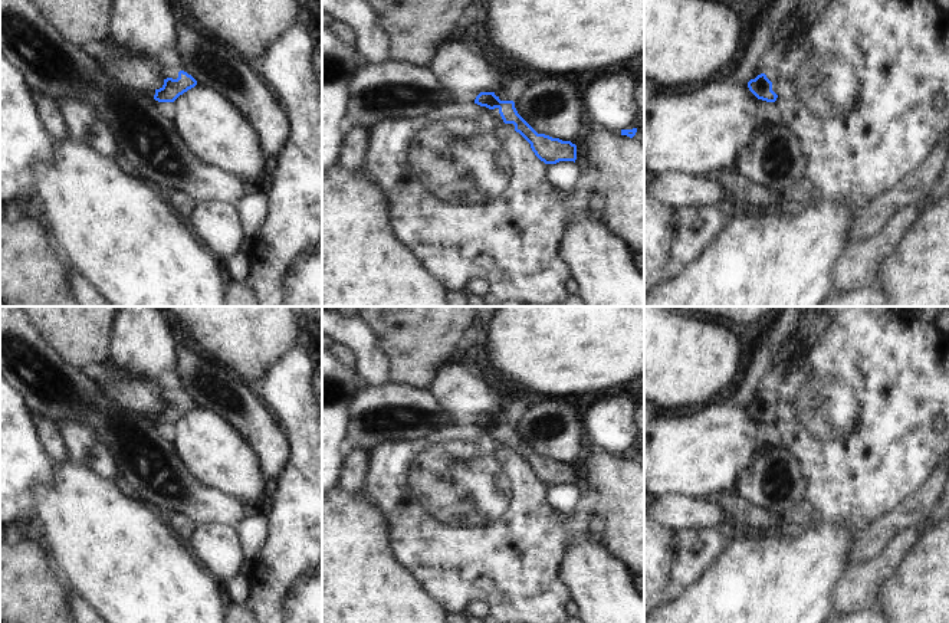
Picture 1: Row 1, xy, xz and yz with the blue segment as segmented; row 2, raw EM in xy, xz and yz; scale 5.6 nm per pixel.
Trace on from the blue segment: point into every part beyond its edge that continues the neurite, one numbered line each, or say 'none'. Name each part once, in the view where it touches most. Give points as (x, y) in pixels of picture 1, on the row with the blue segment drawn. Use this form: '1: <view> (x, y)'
none

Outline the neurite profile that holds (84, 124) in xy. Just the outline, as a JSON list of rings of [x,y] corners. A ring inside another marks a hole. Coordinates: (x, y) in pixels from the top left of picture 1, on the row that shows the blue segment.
[[[65,98],[58,102],[58,106],[69,138],[112,160],[122,155],[118,137],[91,104],[81,98]]]

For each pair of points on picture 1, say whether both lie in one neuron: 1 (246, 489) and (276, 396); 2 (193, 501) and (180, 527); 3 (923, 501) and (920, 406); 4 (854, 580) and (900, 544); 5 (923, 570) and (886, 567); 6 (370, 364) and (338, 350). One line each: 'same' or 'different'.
1: different
2: different
3: different
4: same
5: different
6: different

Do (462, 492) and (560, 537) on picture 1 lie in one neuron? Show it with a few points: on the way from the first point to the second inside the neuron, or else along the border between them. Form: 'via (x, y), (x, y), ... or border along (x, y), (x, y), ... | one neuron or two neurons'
via (486, 517), (506, 537), (535, 537) | one neuron

